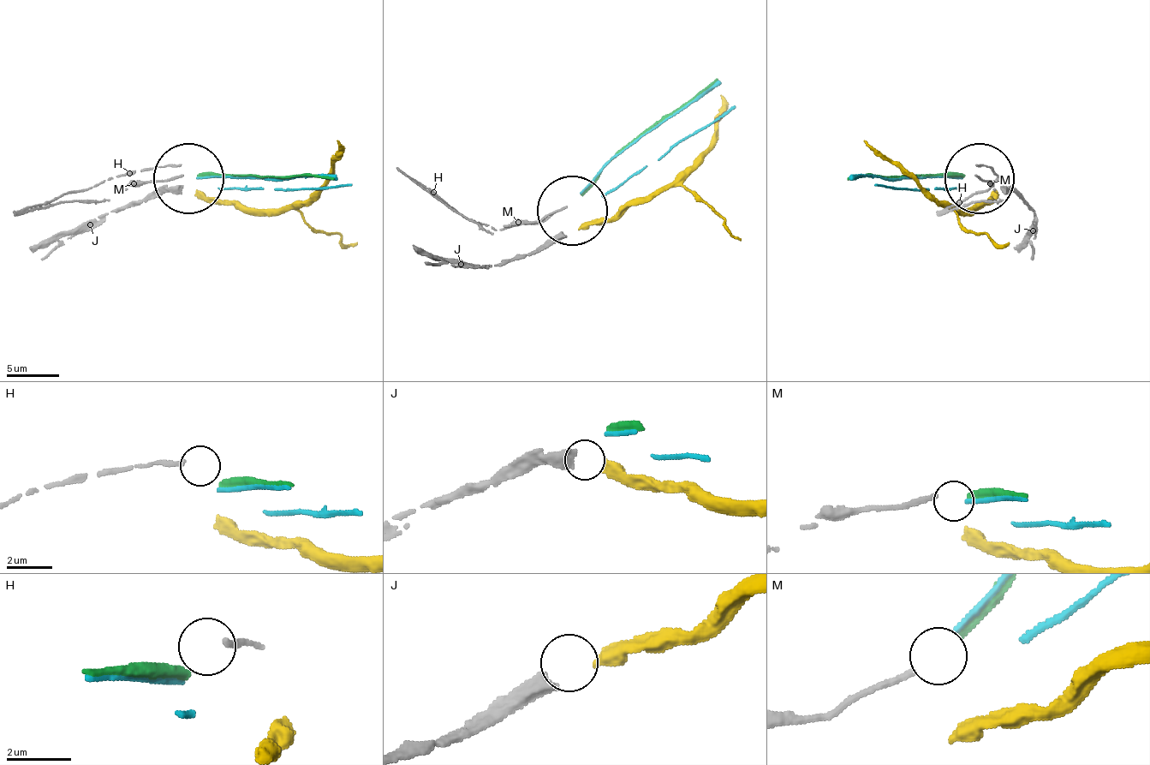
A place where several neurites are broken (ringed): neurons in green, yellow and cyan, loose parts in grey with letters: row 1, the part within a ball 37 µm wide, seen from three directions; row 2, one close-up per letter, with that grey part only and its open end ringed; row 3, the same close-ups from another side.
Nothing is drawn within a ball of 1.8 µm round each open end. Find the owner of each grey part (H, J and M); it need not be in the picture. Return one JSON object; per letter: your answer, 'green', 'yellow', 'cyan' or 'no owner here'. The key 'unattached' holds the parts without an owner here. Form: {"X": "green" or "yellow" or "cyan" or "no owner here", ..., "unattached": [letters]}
{"H": "no owner here", "J": "yellow", "M": "green", "unattached": ["H"]}

